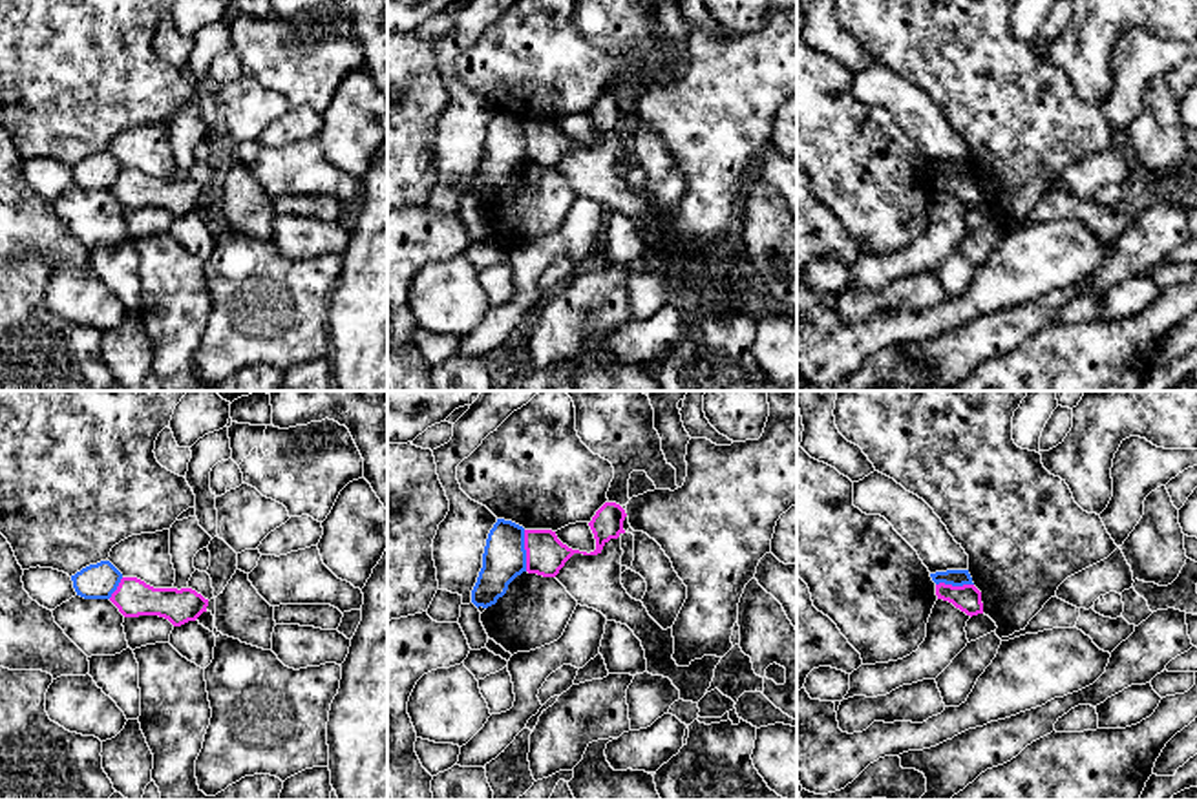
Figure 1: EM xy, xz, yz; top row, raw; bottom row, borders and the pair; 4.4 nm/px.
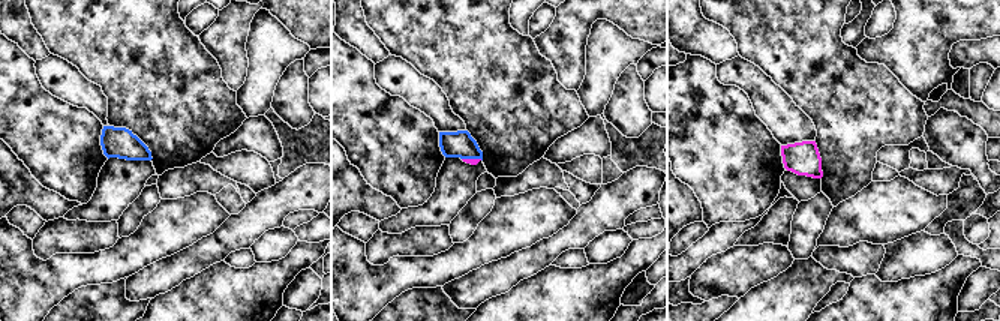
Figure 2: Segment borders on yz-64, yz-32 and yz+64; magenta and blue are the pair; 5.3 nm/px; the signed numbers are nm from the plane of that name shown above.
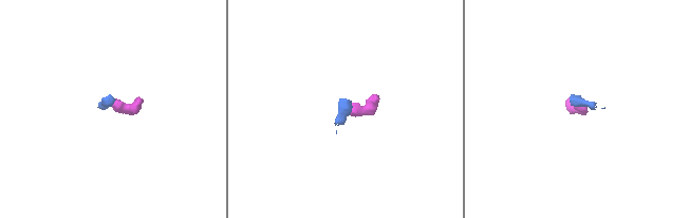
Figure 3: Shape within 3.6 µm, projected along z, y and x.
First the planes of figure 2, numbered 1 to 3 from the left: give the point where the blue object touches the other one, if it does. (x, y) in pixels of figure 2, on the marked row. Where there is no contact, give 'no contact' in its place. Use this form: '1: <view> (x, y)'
1: no contact
2: yz-32 (473, 159)
3: no contact

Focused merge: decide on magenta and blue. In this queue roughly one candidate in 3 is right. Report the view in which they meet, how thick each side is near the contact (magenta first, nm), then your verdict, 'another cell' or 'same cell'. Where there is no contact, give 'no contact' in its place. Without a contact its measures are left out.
xz | 180/190 nm | another cell

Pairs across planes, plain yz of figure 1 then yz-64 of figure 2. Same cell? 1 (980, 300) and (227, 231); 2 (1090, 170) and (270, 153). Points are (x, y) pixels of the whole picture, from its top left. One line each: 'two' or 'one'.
1: two
2: one

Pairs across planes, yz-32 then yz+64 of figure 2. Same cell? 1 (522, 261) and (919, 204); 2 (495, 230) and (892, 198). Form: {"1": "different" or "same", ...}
{"1": "different", "2": "same"}

